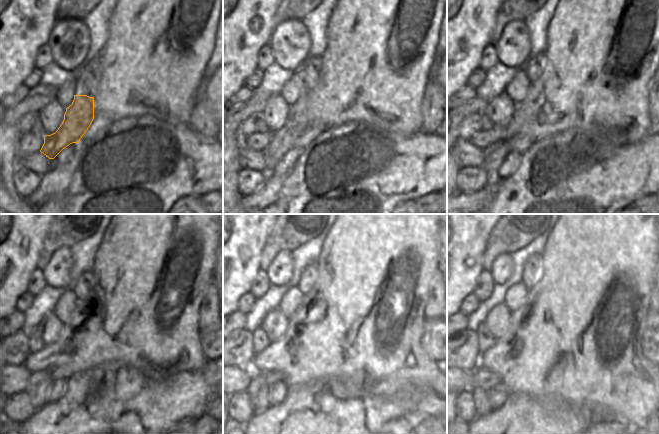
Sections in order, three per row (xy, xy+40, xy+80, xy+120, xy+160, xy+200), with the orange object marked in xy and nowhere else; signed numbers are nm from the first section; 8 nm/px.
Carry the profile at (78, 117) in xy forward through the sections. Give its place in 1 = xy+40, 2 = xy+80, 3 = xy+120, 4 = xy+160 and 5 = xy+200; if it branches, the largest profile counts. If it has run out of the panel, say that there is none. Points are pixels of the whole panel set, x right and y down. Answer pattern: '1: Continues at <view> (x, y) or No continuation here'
1: Continues at xy+40 (297, 123)
2: Continues at xy+80 (494, 155)
3: Continues at xy+120 (39, 386)
4: Continues at xy+160 (258, 390)
5: Continues at xy+200 (481, 396)

